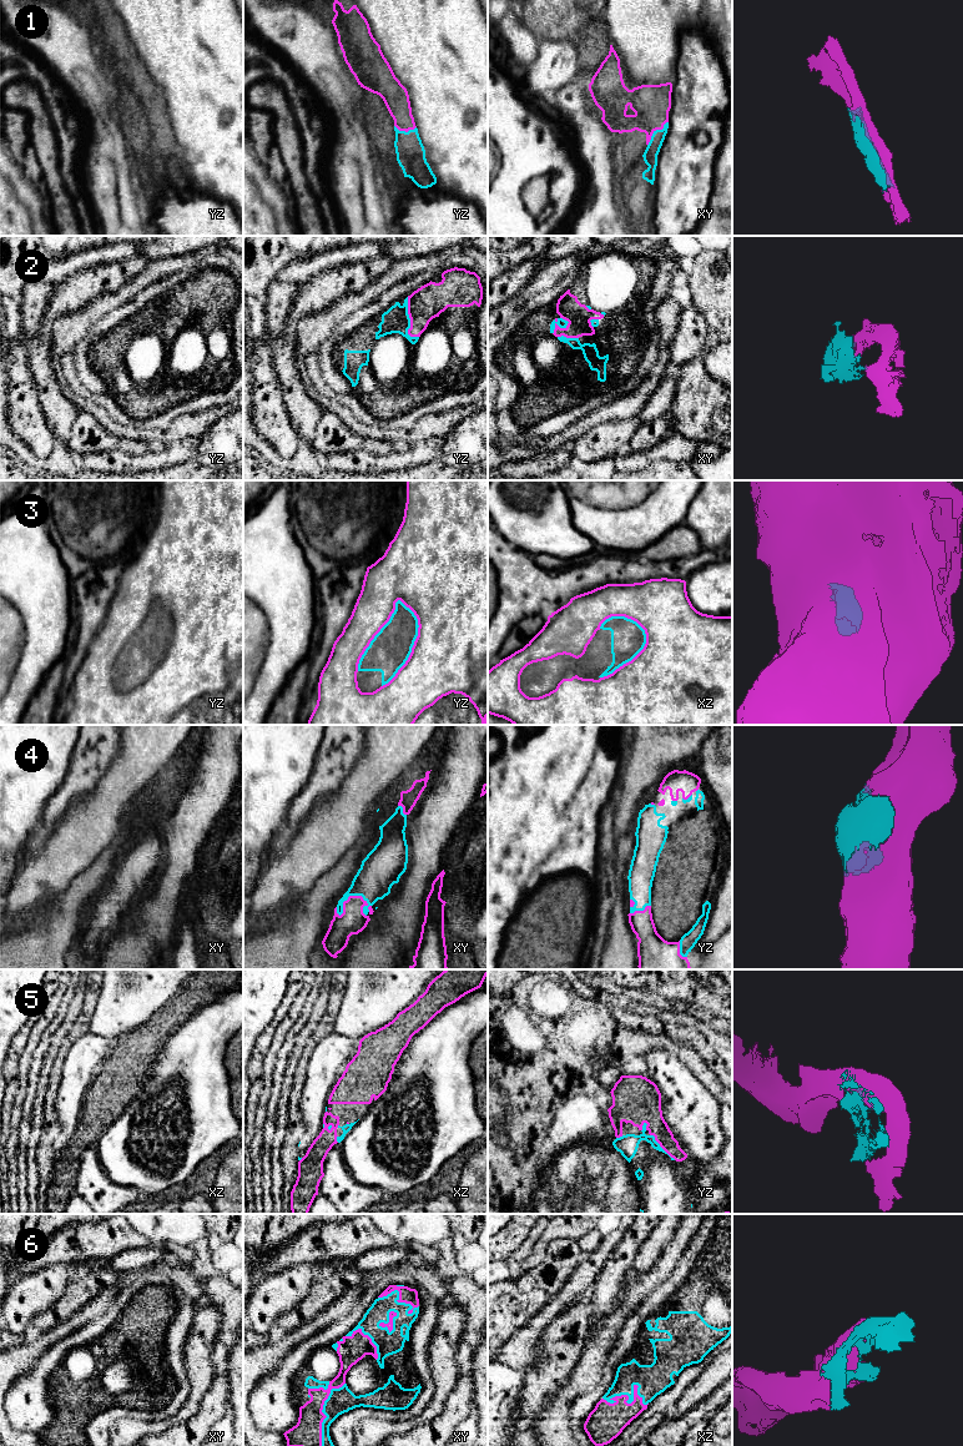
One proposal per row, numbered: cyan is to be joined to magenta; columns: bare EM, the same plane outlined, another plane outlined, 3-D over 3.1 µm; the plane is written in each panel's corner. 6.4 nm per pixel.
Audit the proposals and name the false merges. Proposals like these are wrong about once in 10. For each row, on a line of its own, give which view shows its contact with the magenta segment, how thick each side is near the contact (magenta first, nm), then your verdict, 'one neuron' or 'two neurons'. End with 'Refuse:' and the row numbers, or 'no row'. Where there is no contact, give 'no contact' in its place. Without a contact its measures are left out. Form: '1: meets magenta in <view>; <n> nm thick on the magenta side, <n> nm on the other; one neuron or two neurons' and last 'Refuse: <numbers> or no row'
1: meets magenta in xy; 240 nm thick on the magenta side, 100 nm on the other; one neuron
2: meets magenta in yz; 220 nm thick on the magenta side, 170 nm on the other; one neuron
3: meets magenta in yz; 500 nm thick on the magenta side, 260 nm on the other; one neuron
4: meets magenta in xy; 170 nm thick on the magenta side, 240 nm on the other; one neuron
5: meets magenta in yz; 160 nm thick on the magenta side, 130 nm on the other; one neuron
6: meets magenta in xz; 240 nm thick on the magenta side, 200 nm on the other; one neuron
Refuse: no row

